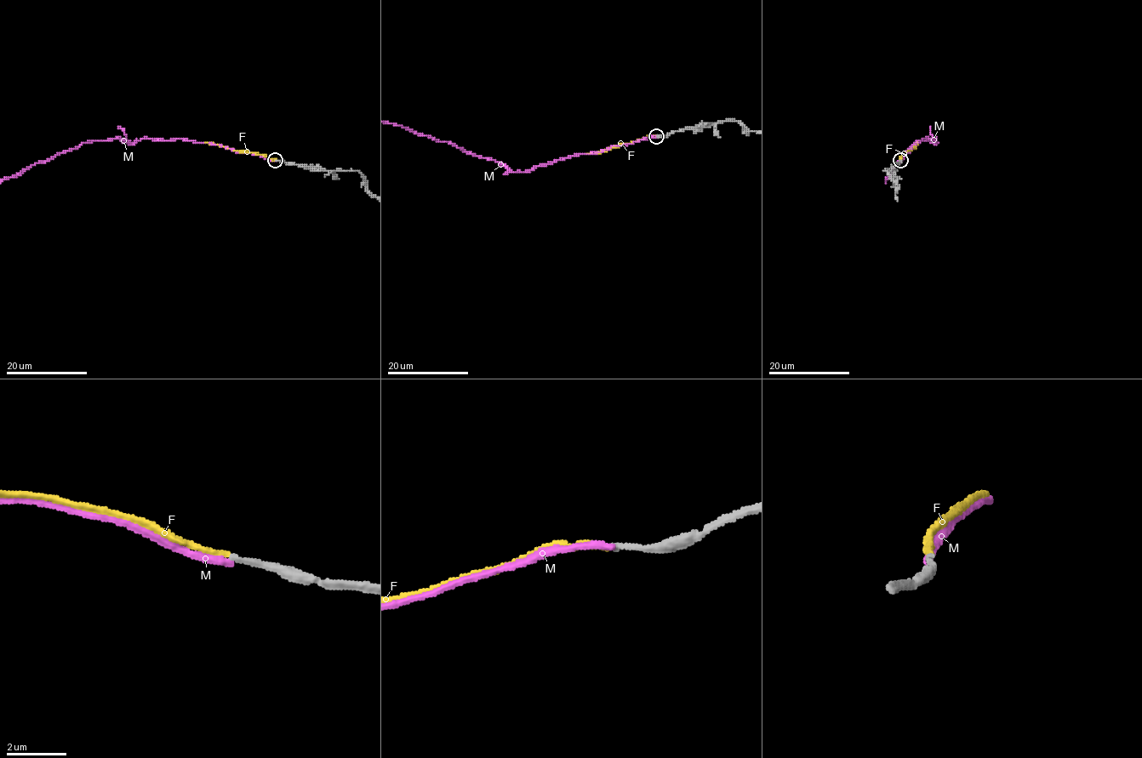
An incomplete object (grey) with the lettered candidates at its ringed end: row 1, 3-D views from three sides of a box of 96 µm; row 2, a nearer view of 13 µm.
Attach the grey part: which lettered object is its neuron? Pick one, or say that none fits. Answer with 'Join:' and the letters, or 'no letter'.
Join: F

